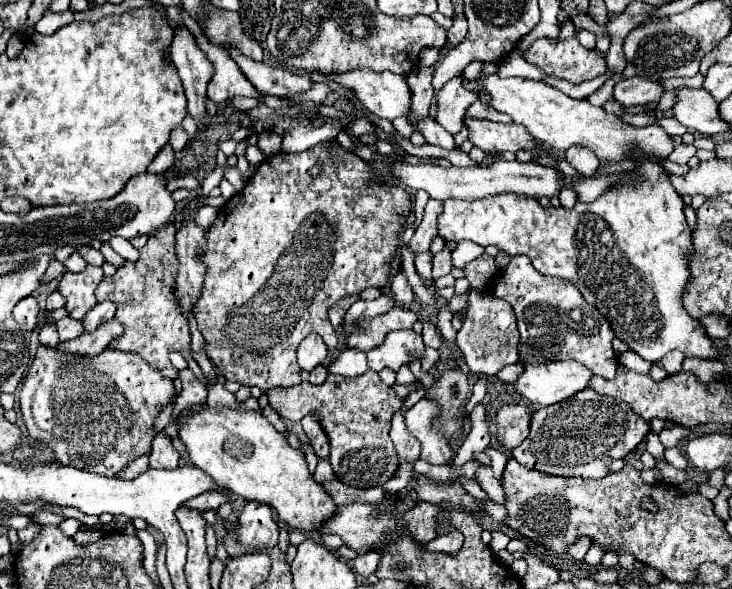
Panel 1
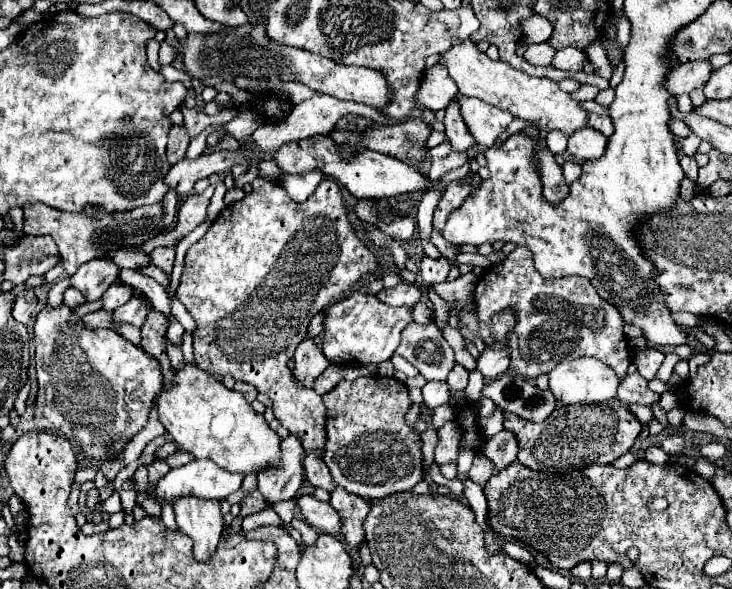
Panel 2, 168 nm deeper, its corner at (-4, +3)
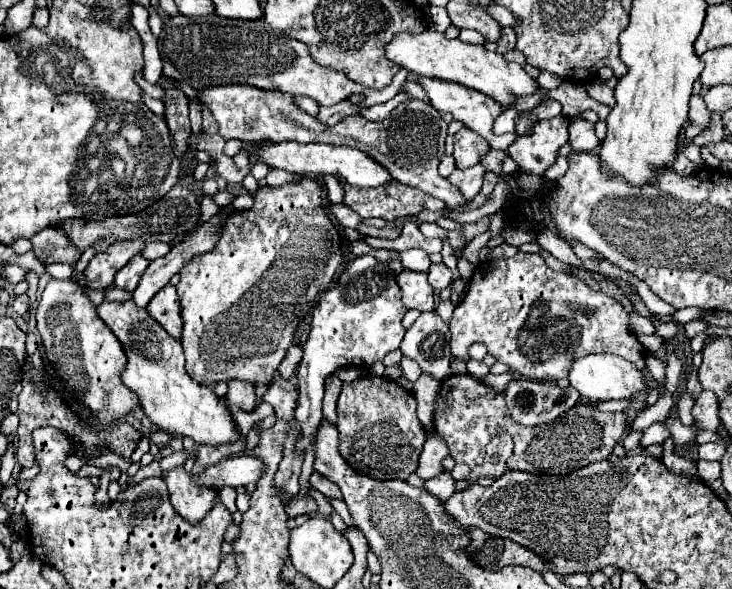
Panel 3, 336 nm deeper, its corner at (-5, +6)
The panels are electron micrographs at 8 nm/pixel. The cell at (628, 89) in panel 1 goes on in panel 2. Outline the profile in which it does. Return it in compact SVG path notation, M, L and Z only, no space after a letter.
M707 59L701 61L689 61L679 65L677 69L673 69L673 73L669 73L665 87L673 93L673 95L681 95L681 93L691 93L697 87L703 87L709 81L709 75L715 69L711 67L711 63Z

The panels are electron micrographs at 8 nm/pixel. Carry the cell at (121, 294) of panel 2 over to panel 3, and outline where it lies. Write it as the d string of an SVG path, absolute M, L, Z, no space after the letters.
M136 254L122 270L118 270L116 278L114 278L114 286L126 292L132 292L134 286L138 284L138 278L142 276L142 270L146 270L148 260L144 260L140 254Z

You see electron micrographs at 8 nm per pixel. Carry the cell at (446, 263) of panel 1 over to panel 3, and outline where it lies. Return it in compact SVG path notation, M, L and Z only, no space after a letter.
M440 262L440 264L432 264L430 266L430 270L428 270L428 282L430 282L430 286L434 290L448 288L450 280L452 280L452 272L450 272L450 268L446 264Z

